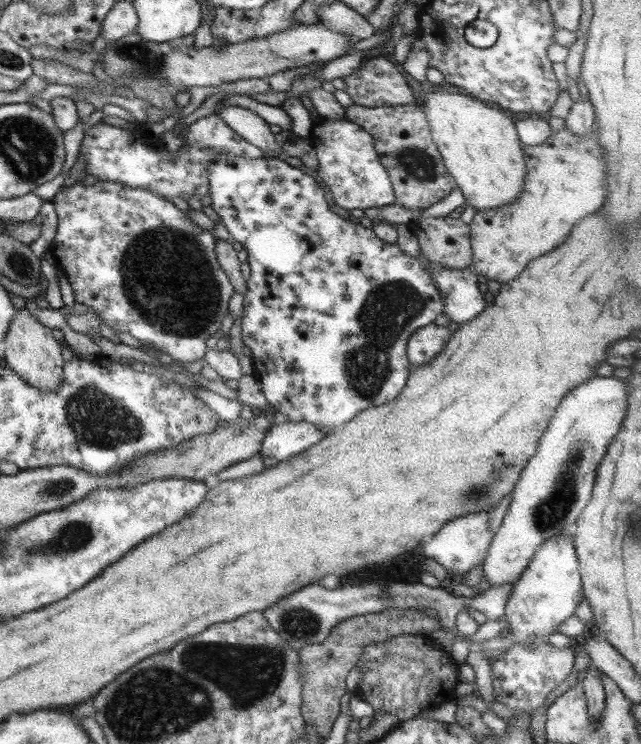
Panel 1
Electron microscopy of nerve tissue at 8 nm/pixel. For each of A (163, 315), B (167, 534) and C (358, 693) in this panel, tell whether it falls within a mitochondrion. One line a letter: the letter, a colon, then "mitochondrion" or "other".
A: mitochondrion
B: other
C: other

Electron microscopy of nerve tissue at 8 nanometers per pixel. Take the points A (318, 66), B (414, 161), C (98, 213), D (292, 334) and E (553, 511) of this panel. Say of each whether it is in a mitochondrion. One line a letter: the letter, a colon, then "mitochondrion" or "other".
A: other
B: mitochondrion
C: other
D: other
E: mitochondrion

